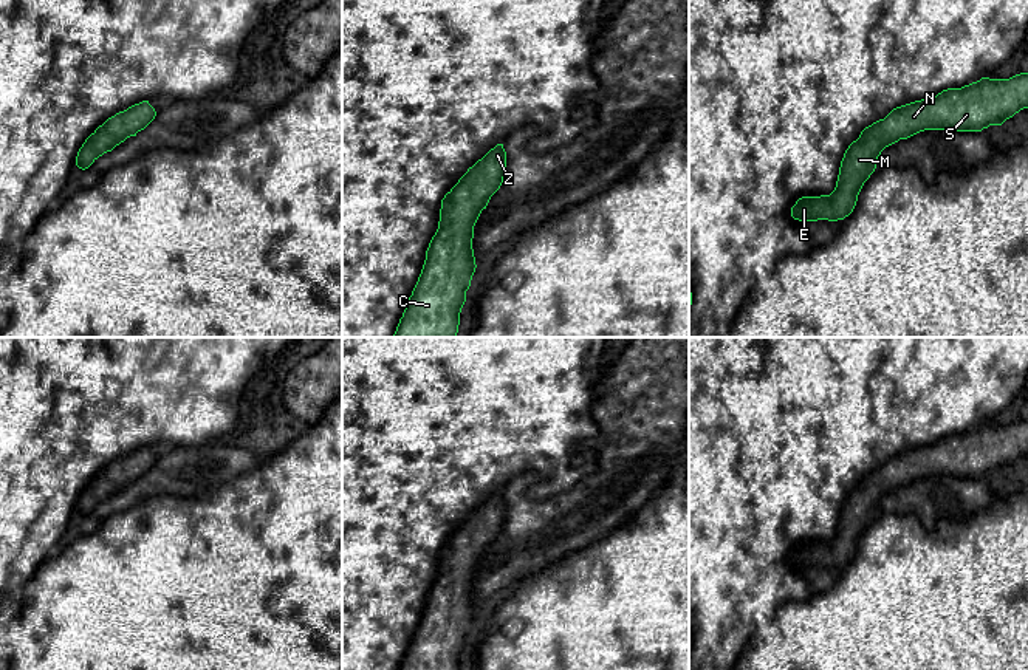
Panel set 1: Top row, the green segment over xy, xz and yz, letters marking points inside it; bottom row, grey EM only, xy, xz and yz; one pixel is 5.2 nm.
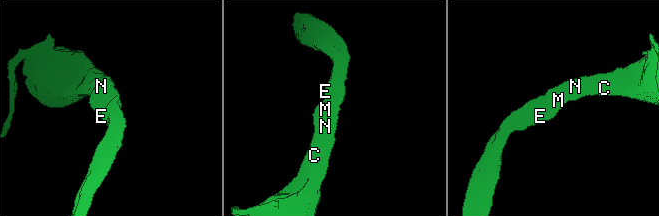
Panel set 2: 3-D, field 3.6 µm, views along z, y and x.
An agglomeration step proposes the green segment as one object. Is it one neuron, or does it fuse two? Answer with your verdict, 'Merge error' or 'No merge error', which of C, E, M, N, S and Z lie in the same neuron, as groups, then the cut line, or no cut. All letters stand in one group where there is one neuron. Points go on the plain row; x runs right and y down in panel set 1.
No merge error. Groups: C E M N S Z. No split

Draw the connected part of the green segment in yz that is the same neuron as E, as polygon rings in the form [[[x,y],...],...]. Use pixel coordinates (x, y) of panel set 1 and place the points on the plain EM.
[[[1028,419],[1009,426],[982,424],[961,435],[947,435],[934,444],[896,453],[884,466],[865,473],[848,492],[834,537],[799,545],[791,563],[799,568],[844,566],[853,559],[886,494],[924,477],[982,478],[989,472],[1002,472],[1023,455],[1028,455]]]

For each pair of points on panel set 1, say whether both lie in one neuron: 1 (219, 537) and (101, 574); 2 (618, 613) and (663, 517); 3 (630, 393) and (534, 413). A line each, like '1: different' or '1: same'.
1: same
2: same
3: different

